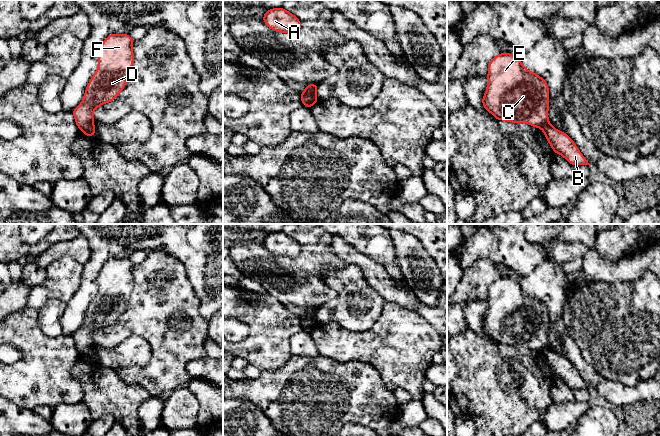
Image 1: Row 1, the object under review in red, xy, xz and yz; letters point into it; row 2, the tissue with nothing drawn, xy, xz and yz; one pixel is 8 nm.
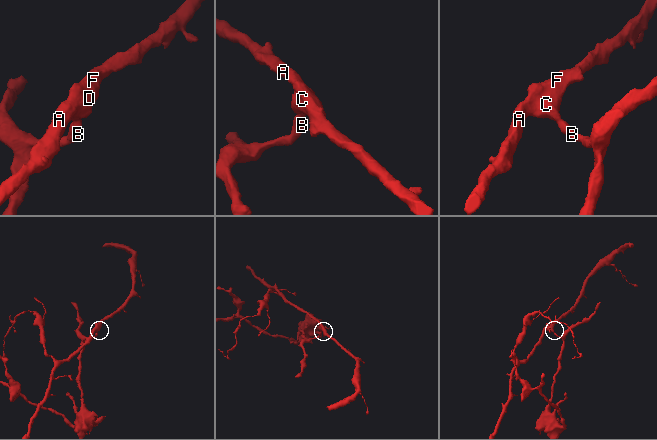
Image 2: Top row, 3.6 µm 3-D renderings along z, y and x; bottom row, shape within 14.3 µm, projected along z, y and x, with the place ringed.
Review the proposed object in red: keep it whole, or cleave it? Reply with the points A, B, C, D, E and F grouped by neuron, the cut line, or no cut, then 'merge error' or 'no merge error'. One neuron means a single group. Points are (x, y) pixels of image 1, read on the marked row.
A C D E F / B; cut in xy along (93, 123), (90, 123), (81, 130); merge error

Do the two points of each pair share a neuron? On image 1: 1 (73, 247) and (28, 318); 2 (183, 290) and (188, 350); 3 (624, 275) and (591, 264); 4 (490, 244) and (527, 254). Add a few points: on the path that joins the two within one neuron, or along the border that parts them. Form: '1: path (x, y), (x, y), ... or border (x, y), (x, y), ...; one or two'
1: border (82, 264), (70, 256), (63, 255), (47, 266); two
2: path (188, 305), (188, 310), (195, 318), (190, 335); one
3: path (616, 272), (599, 270); one
4: path (499, 251), (514, 251), (518, 254); one

